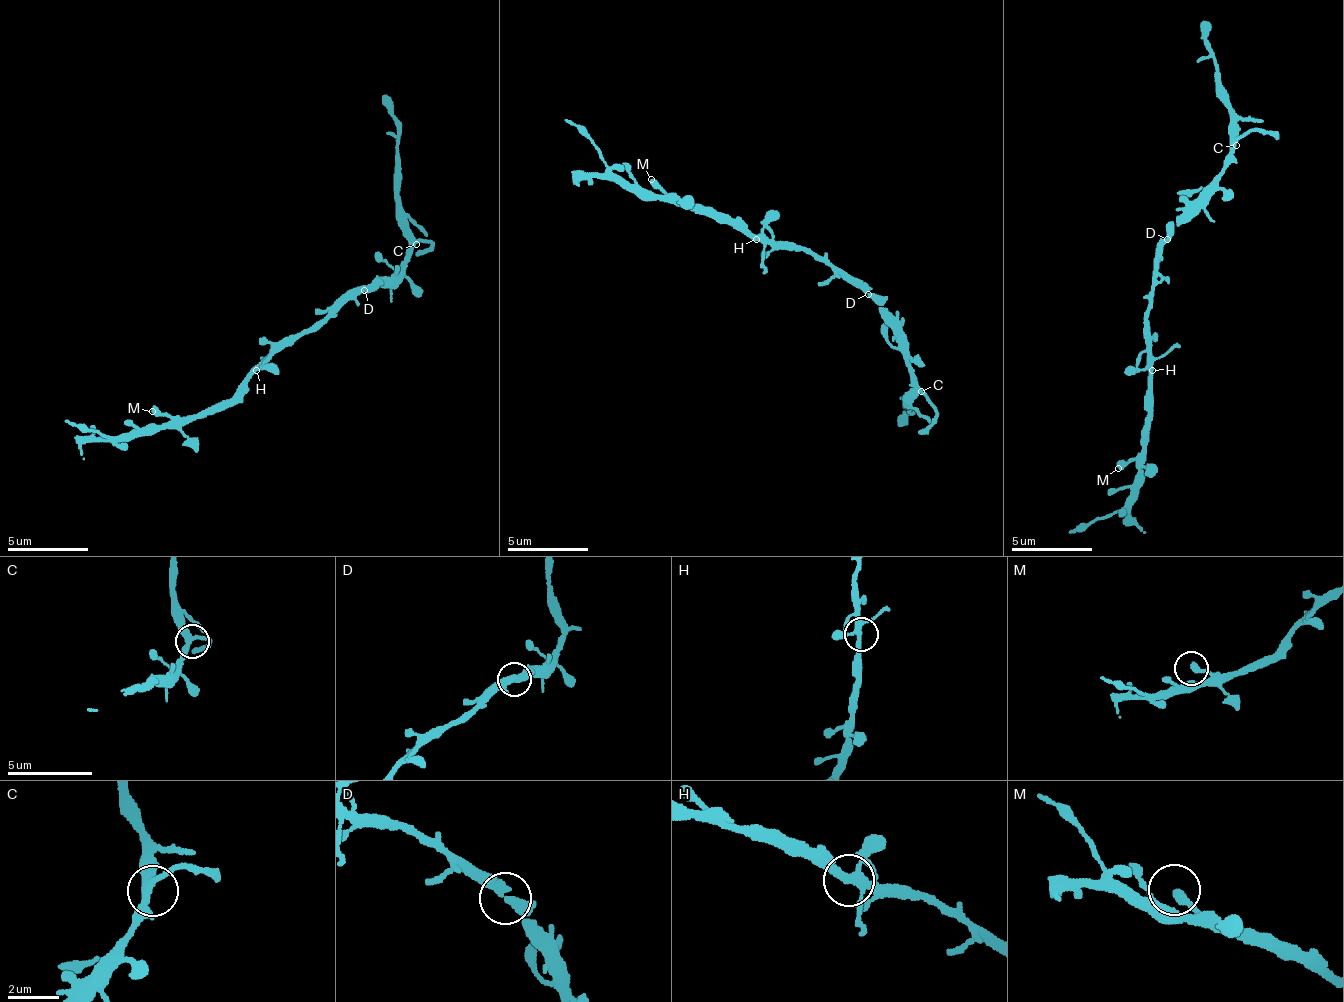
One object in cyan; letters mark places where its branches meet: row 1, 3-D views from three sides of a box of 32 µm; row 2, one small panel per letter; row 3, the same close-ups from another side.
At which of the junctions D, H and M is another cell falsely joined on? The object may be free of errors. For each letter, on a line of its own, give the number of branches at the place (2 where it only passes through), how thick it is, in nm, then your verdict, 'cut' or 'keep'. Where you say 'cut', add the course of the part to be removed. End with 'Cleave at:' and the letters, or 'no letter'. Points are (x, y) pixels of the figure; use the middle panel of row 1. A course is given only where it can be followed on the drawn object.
D: branches 4; calibre 320 nm; keep
H: branches 4; calibre 280 nm; keep
M: branches 1; calibre 360 nm; keep
Cleave at: no letter

